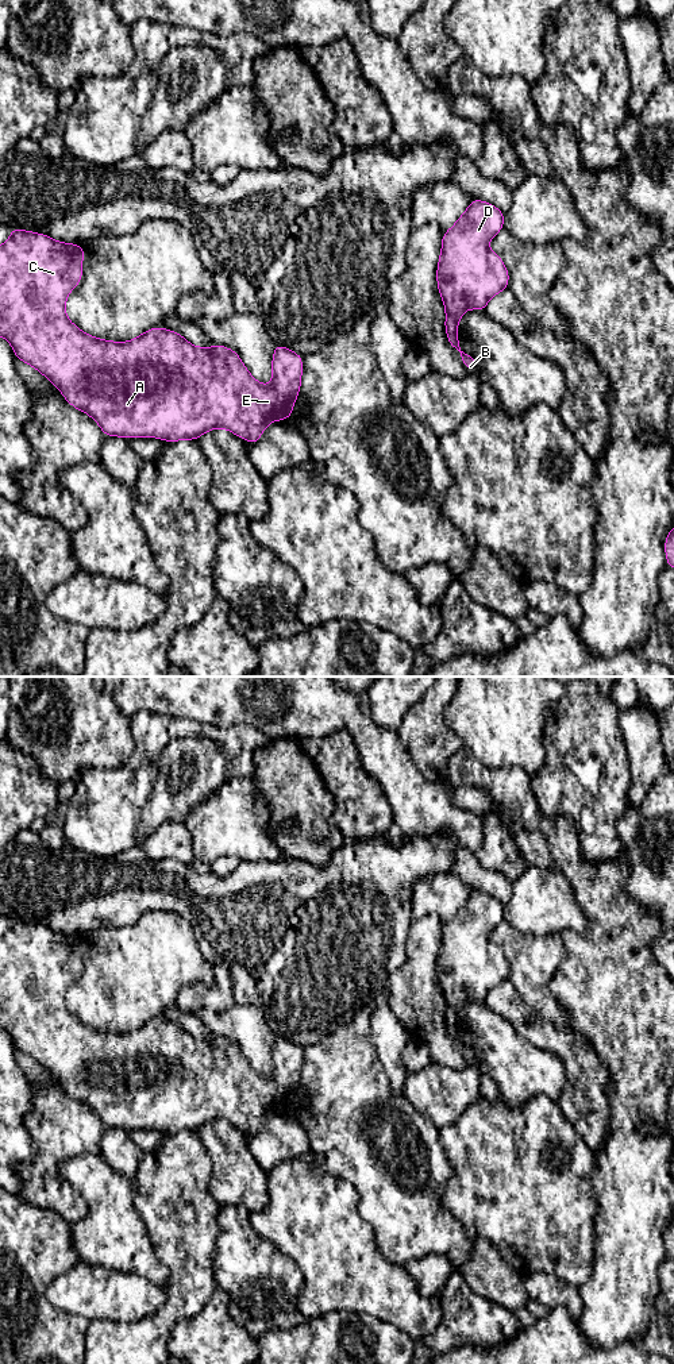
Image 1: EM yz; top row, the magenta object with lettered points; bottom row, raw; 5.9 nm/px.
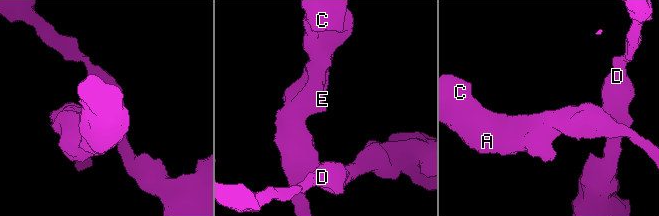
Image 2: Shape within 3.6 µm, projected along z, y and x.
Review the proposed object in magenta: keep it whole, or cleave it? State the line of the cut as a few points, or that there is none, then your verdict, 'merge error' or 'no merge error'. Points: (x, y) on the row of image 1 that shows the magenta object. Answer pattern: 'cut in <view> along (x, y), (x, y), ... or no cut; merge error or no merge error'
cut in yz along (455, 334), (447, 336); merge error

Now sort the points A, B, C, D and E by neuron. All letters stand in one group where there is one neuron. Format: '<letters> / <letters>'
A B C E / D

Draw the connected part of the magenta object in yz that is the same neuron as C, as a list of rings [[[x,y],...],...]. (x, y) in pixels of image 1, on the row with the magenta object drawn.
[[[9,228],[9,231],[11,236],[4,244],[0,244],[0,336],[8,340],[16,358],[36,369],[51,384],[54,384],[72,406],[90,416],[99,424],[104,436],[119,436],[124,439],[157,438],[174,443],[182,439],[197,440],[203,434],[209,432],[213,428],[223,428],[244,439],[253,446],[259,440],[265,428],[271,421],[288,420],[292,416],[293,405],[301,389],[303,357],[300,354],[293,352],[281,344],[274,346],[271,359],[273,379],[270,385],[263,385],[250,374],[249,369],[243,365],[235,350],[227,348],[219,343],[215,343],[211,348],[205,348],[203,346],[196,347],[190,344],[182,335],[167,328],[150,328],[128,342],[112,342],[95,338],[82,332],[66,316],[66,298],[82,280],[82,259],[85,254],[84,246],[62,243],[61,240],[51,239],[45,234],[24,231],[20,228]]]

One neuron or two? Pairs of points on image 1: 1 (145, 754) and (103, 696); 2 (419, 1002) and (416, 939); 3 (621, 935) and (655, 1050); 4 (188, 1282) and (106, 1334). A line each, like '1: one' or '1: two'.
1: two
2: one
3: one
4: one

